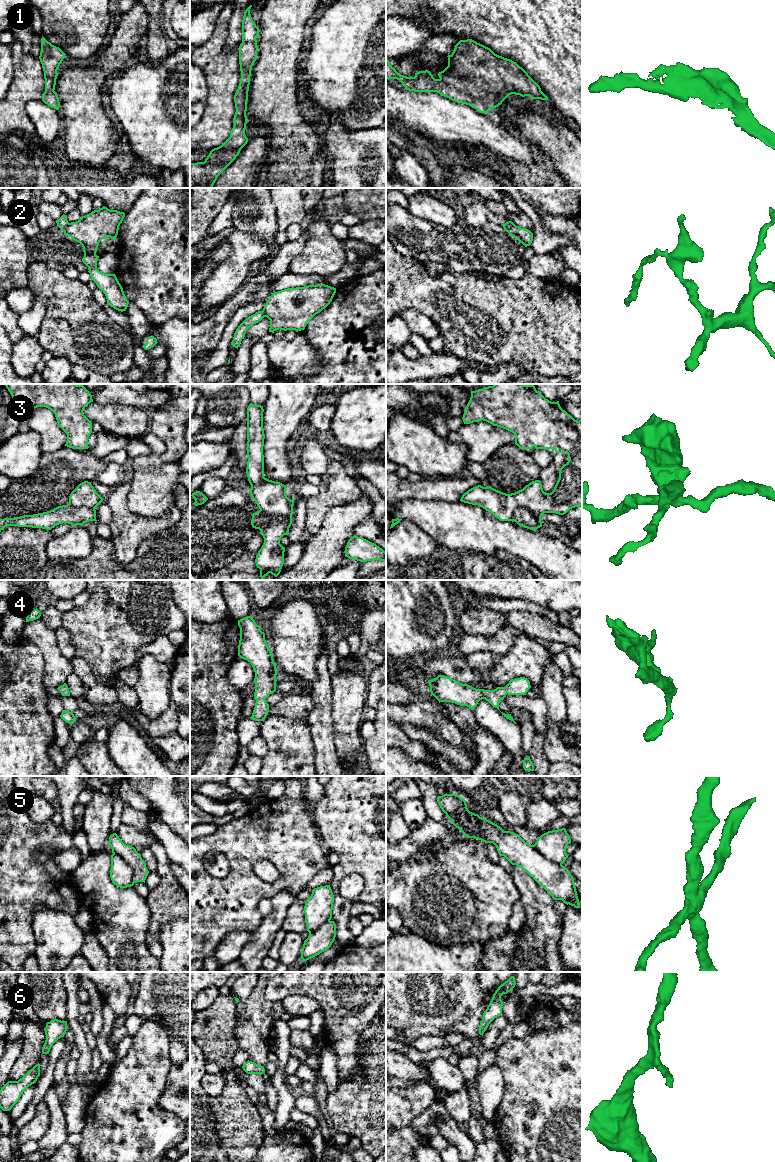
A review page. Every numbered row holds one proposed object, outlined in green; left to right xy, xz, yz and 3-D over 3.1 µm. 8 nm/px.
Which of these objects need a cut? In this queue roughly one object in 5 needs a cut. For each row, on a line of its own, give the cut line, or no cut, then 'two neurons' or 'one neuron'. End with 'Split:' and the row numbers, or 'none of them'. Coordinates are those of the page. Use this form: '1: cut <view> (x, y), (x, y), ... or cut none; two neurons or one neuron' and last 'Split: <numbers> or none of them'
1: cut none; one neuron
2: cut xy (68, 222), (63, 230); two neurons
3: cut yz (512, 513), (518, 507), (526, 507), (540, 518); two neurons
4: cut none; one neuron
5: cut xy (113, 853), (118, 854), (131, 867), (132, 880), (134, 882); two neurons
6: cut none; one neuron
Split: 2, 3, 5

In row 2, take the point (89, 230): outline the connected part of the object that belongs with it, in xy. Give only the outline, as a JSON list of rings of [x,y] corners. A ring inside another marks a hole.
[[[103,206],[99,210],[82,216],[78,221],[68,223],[64,234],[83,247],[82,262],[88,267],[91,279],[105,294],[107,304],[118,311],[126,311],[129,301],[115,274],[105,274],[97,269],[99,256],[96,255],[99,243],[105,237],[116,240],[119,226],[125,217],[124,212],[110,210]]]

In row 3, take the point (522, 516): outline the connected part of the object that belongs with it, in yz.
[[[518,507],[513,513],[513,521],[519,526],[530,530],[536,530],[542,527],[541,518],[532,513],[525,507]]]

